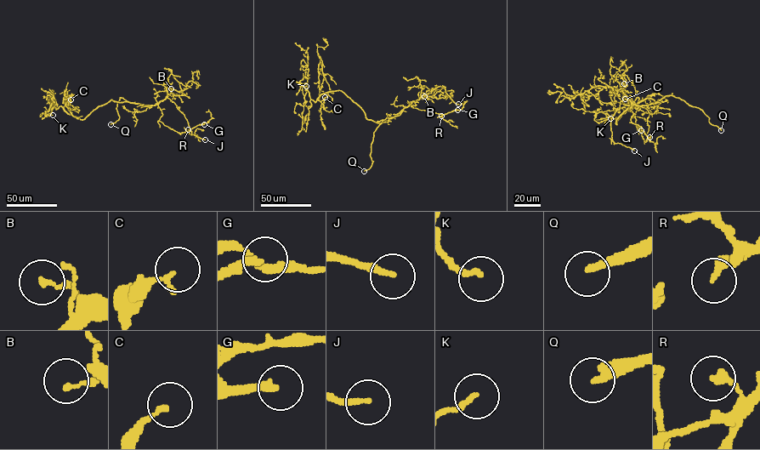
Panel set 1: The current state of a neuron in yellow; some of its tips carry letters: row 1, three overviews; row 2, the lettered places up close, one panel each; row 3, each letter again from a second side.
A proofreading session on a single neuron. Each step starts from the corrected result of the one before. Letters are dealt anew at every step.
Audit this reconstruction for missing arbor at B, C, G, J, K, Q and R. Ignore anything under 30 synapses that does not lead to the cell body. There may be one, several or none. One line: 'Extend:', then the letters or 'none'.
Extend: G, Q

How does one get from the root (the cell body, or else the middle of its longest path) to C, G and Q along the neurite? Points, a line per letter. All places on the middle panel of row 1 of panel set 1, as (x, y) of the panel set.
C: (360, 108), (340, 90), (322, 93), (317, 99), (320, 101), (325, 97)
G: (360, 108), (367, 119), (378, 122), (389, 121), (412, 101), (413, 108), (442, 115), (457, 110)
Q: (360, 108), (367, 119), (379, 124), (371, 144), (370, 156), (373, 162), (364, 171)

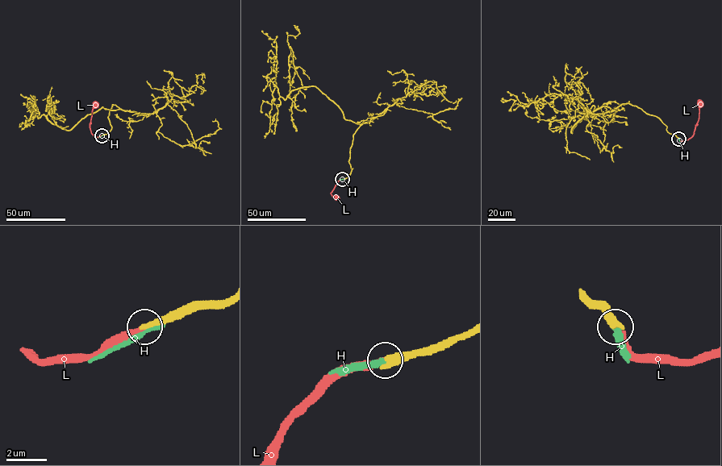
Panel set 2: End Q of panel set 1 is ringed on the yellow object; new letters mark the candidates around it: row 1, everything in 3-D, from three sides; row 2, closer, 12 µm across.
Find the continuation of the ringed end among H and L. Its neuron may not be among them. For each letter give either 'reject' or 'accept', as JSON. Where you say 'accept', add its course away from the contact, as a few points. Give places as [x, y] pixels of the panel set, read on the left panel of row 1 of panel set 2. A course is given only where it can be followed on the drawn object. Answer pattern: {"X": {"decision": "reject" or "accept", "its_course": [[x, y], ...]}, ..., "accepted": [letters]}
{"H": {"decision": "reject"}, "L": {"decision": "accept", "its_course": [[102, 135], [95, 137], [90, 131], [92, 107], [95, 105]]}, "accepted": ["L"]}

